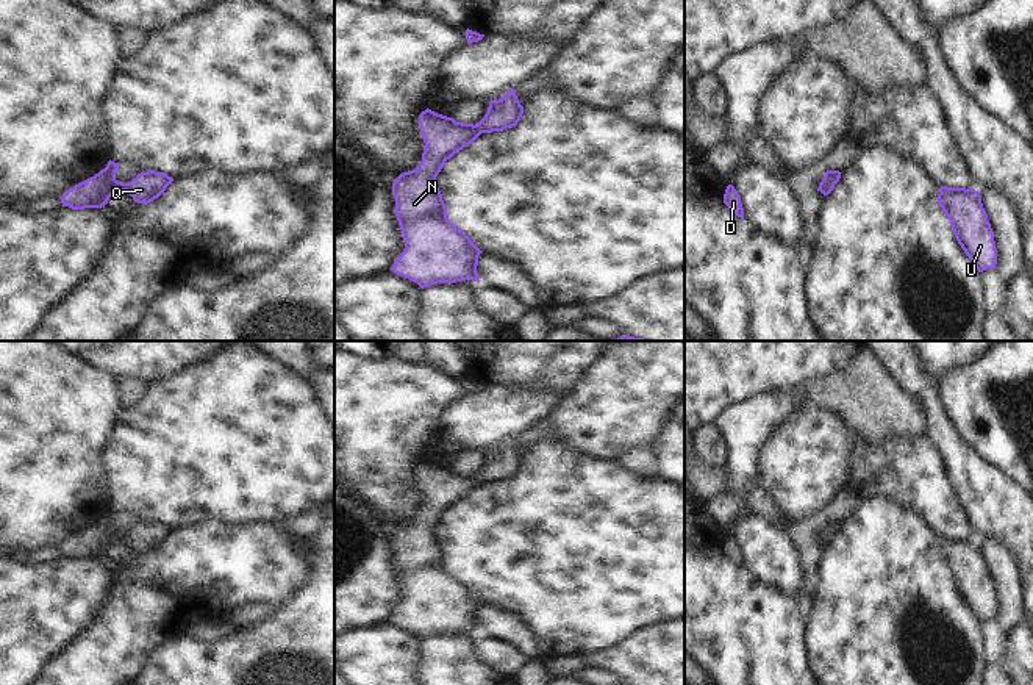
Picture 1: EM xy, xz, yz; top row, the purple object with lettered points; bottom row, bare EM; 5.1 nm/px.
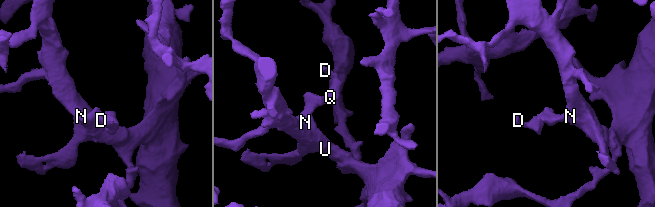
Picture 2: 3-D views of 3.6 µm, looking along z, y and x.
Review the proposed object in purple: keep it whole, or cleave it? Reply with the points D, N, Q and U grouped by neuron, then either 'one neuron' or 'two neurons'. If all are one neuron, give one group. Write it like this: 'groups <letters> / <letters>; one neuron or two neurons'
groups D N Q U; one neuron

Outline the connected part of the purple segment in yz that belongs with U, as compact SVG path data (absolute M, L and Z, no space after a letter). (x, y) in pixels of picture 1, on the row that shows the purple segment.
M941 186L938 203L949 217L953 235L978 272L995 269L997 249L994 231L981 203L981 195L972 188Z

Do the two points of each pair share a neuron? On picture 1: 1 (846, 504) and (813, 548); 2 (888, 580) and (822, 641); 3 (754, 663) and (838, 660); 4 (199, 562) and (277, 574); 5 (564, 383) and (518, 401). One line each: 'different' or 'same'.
1: same
2: same
3: different
4: same
5: different

